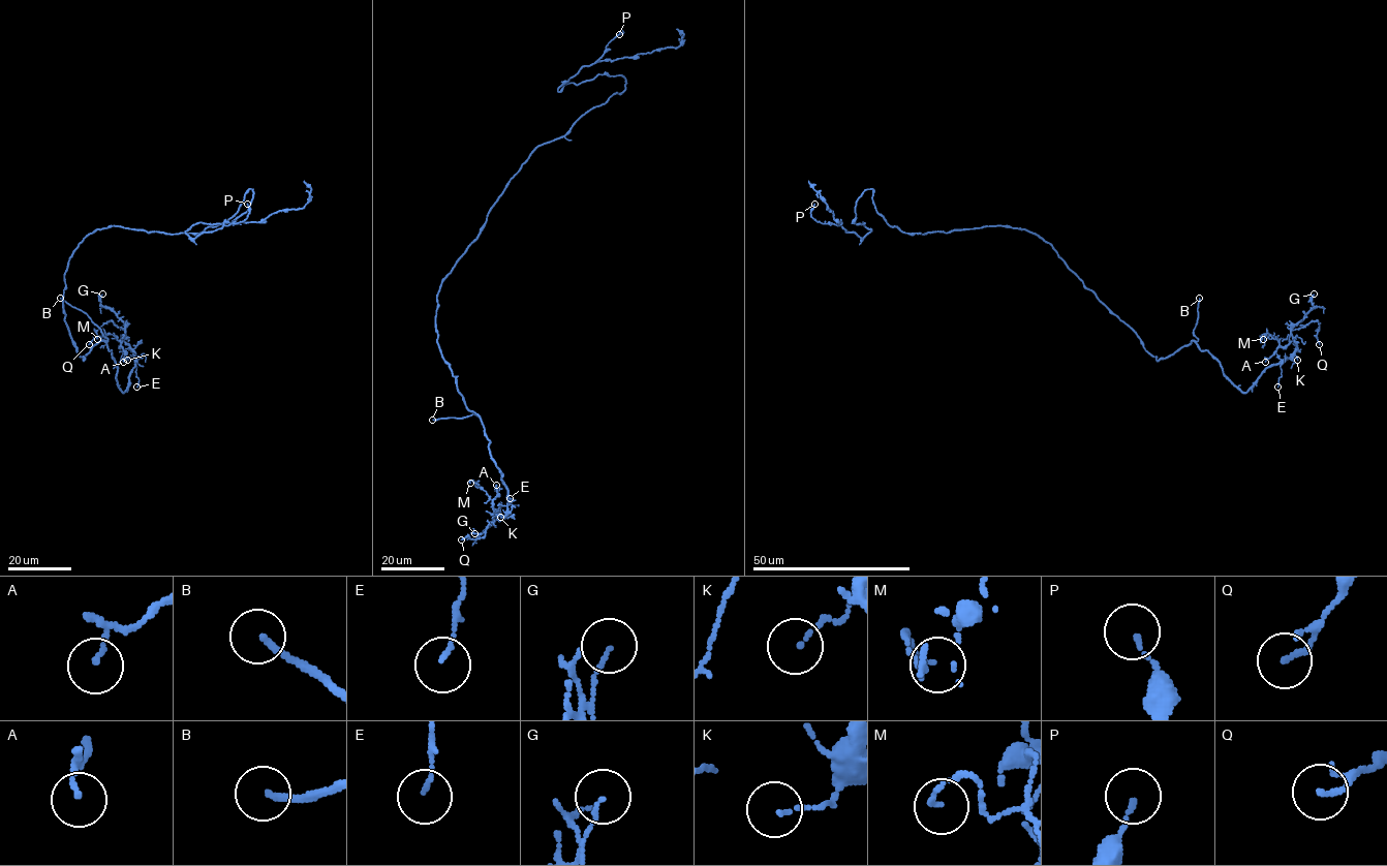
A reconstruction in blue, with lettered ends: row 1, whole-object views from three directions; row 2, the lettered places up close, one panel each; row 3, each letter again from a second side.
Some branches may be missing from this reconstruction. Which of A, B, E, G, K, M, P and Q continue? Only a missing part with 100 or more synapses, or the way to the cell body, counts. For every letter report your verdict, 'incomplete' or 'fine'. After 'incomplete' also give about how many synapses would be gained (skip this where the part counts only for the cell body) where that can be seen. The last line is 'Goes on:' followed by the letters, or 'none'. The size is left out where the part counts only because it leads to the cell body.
A: fine
B: incomplete
E: fine
G: fine
K: fine
M: fine
P: fine
Q: fine
Goes on: B

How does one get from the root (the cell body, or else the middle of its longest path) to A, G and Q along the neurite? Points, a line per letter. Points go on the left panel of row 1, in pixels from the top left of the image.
A: (108, 227), (72, 252), (63, 311), (84, 360), (105, 343), (123, 392), (134, 353), (122, 341), (123, 362)
G: (108, 227), (72, 252), (63, 311), (84, 360), (105, 343), (123, 392), (134, 353), (102, 294)
Q: (108, 227), (72, 252), (63, 311), (84, 360), (105, 343), (123, 392), (124, 331), (106, 321), (89, 344)

